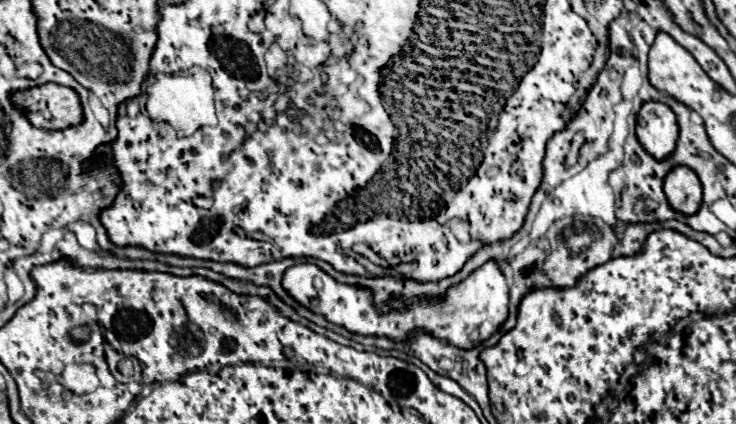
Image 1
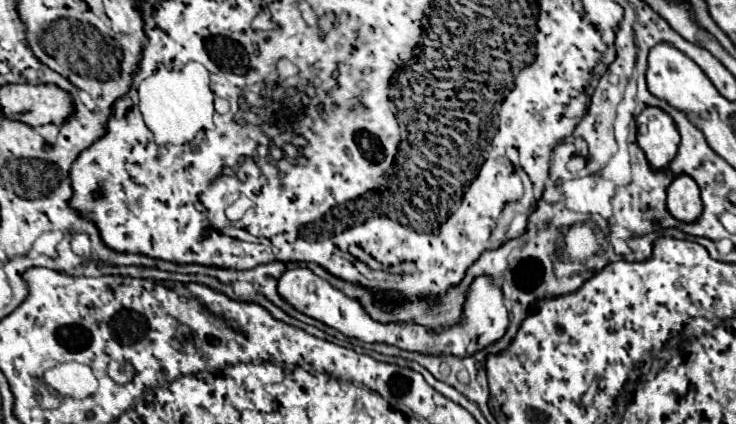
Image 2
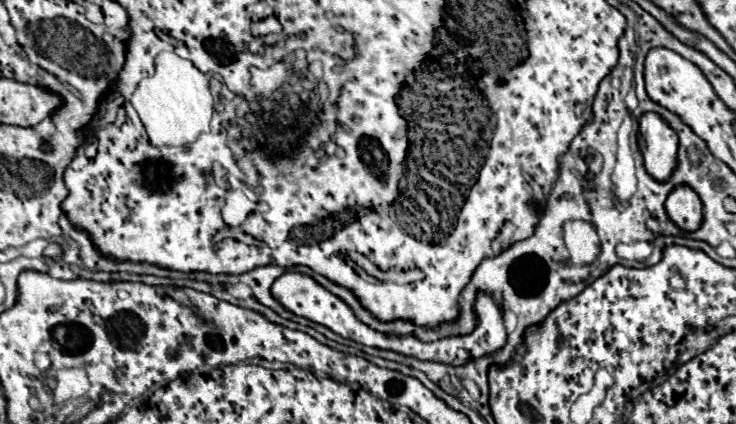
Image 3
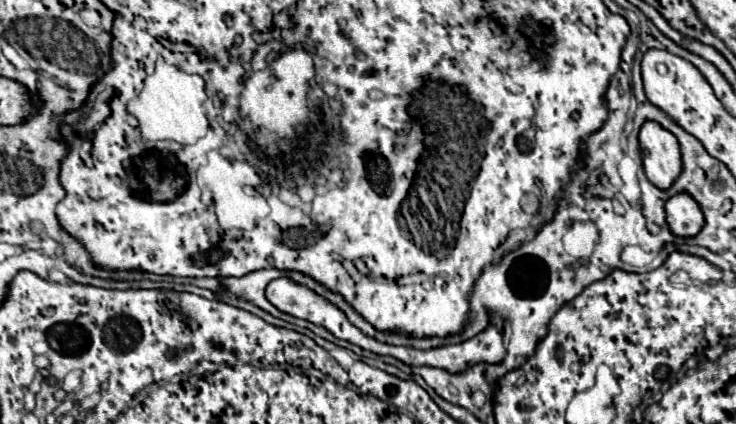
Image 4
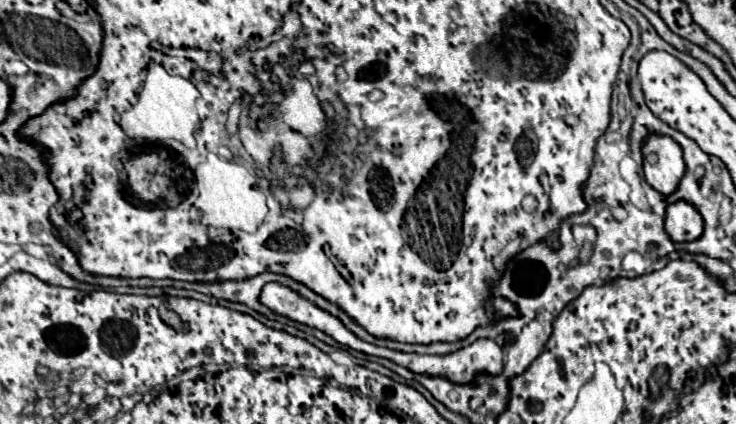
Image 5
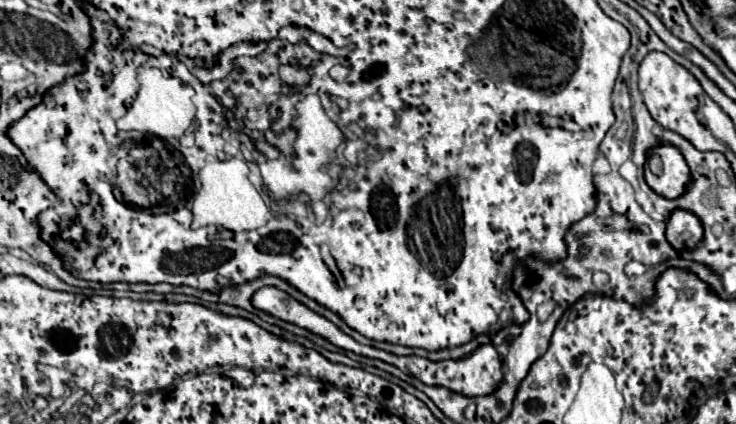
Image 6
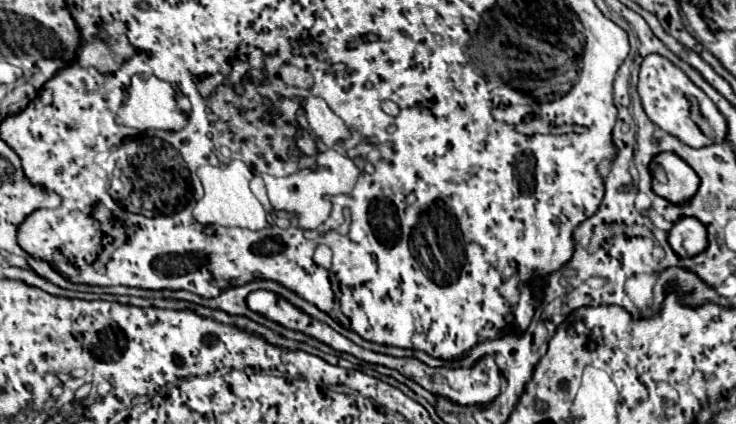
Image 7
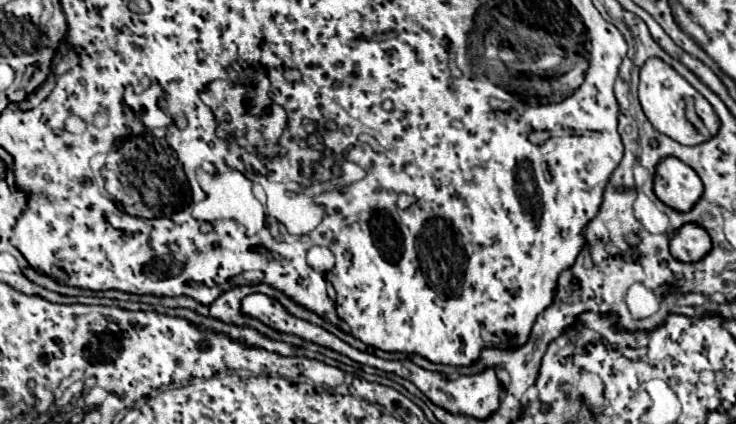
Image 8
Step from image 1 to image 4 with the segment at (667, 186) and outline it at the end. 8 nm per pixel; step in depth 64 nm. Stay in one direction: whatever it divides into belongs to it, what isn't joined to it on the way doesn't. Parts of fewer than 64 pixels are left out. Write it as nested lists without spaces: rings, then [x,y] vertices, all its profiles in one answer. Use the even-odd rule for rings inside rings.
[[[678,192],[666,202],[666,222],[676,236],[696,236],[704,226],[704,214],[688,192]]]

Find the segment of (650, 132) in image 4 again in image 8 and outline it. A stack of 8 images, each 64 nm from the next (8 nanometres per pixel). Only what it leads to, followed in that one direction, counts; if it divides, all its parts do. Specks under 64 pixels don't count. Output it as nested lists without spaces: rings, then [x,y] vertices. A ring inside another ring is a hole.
[[[668,156],[656,166],[654,192],[670,208],[686,212],[698,202],[702,194],[702,180],[688,164]]]

